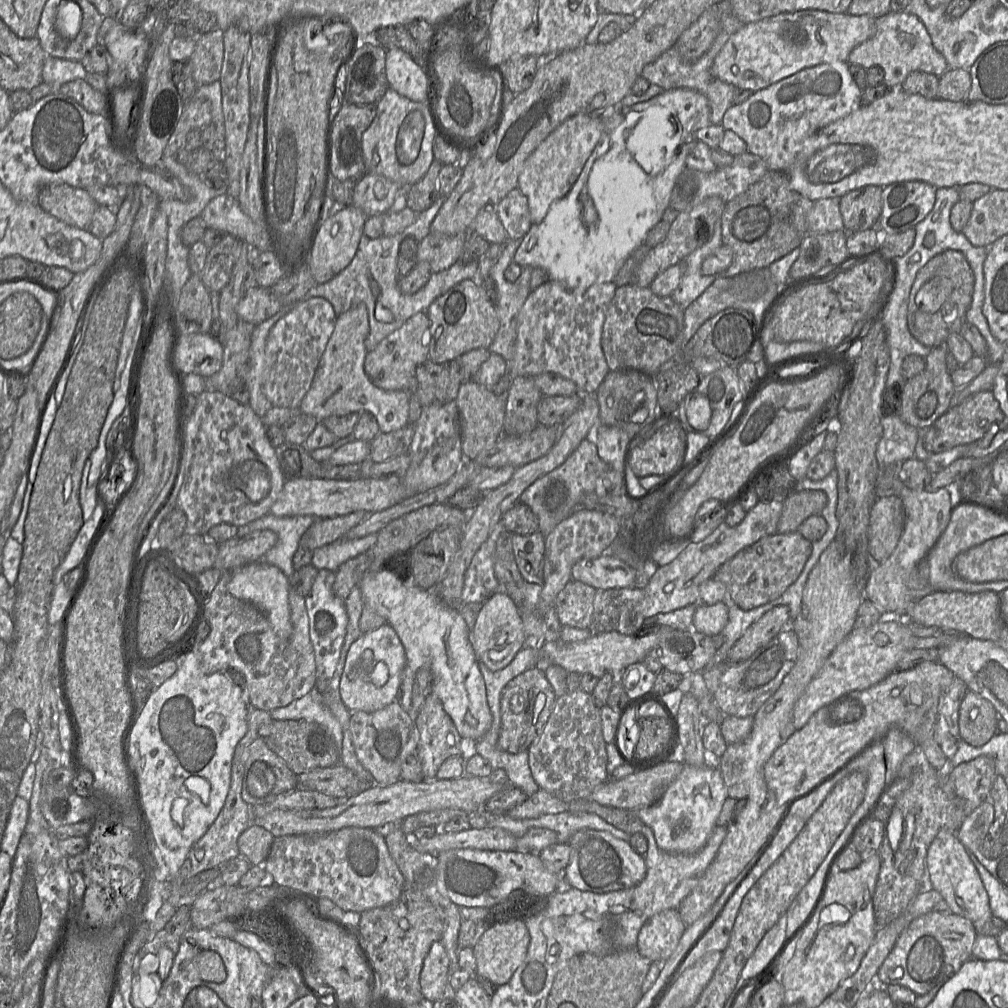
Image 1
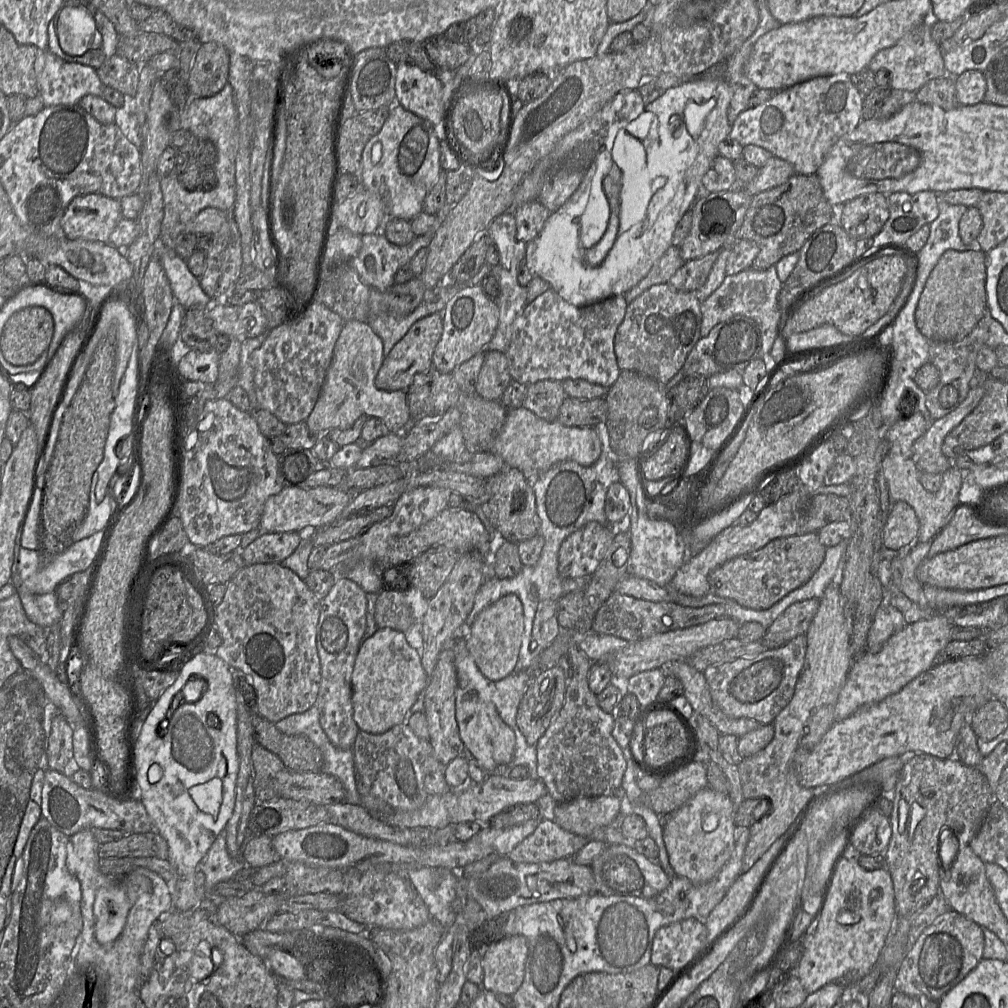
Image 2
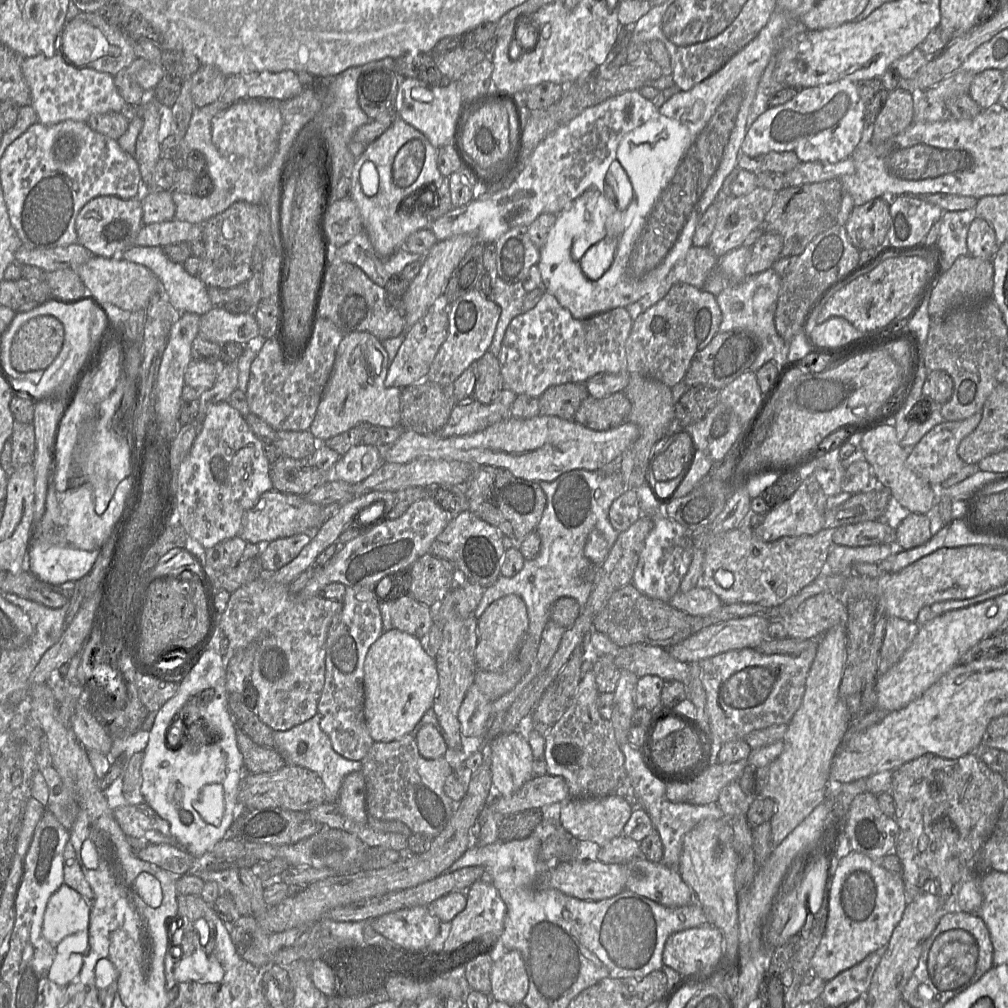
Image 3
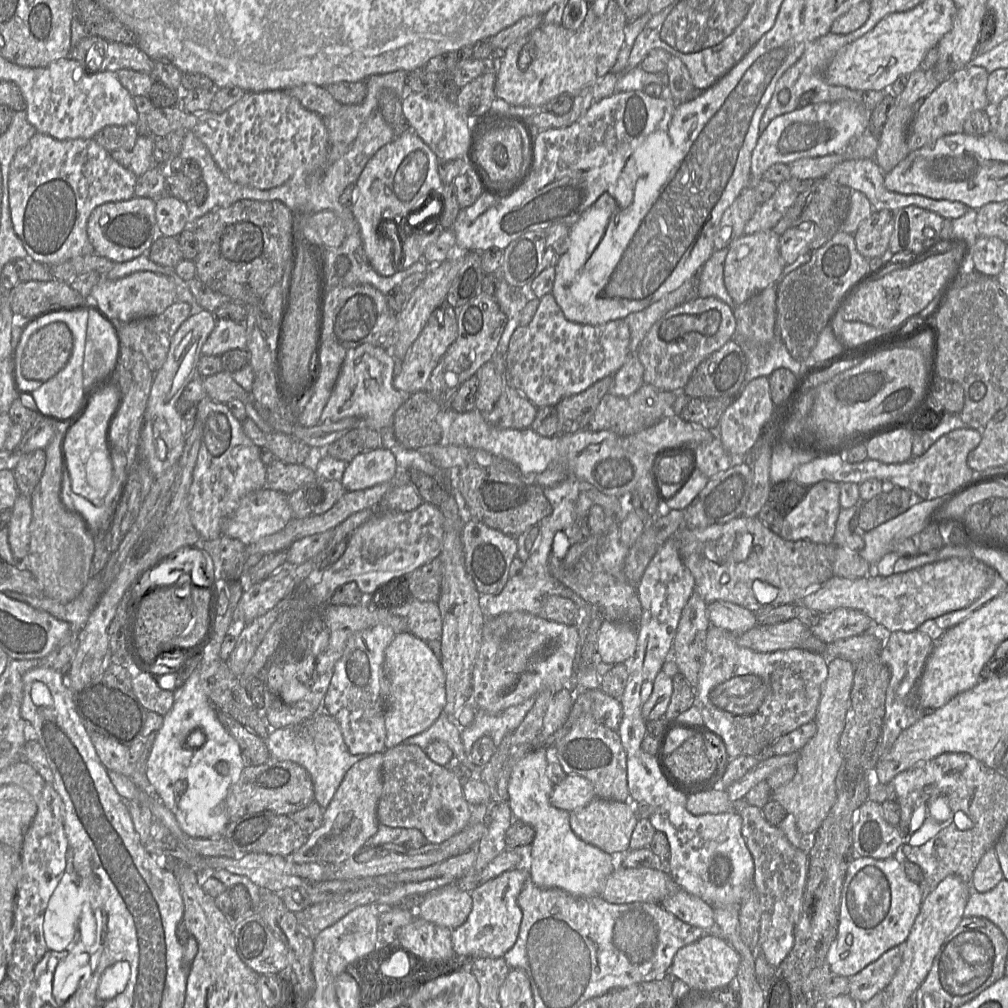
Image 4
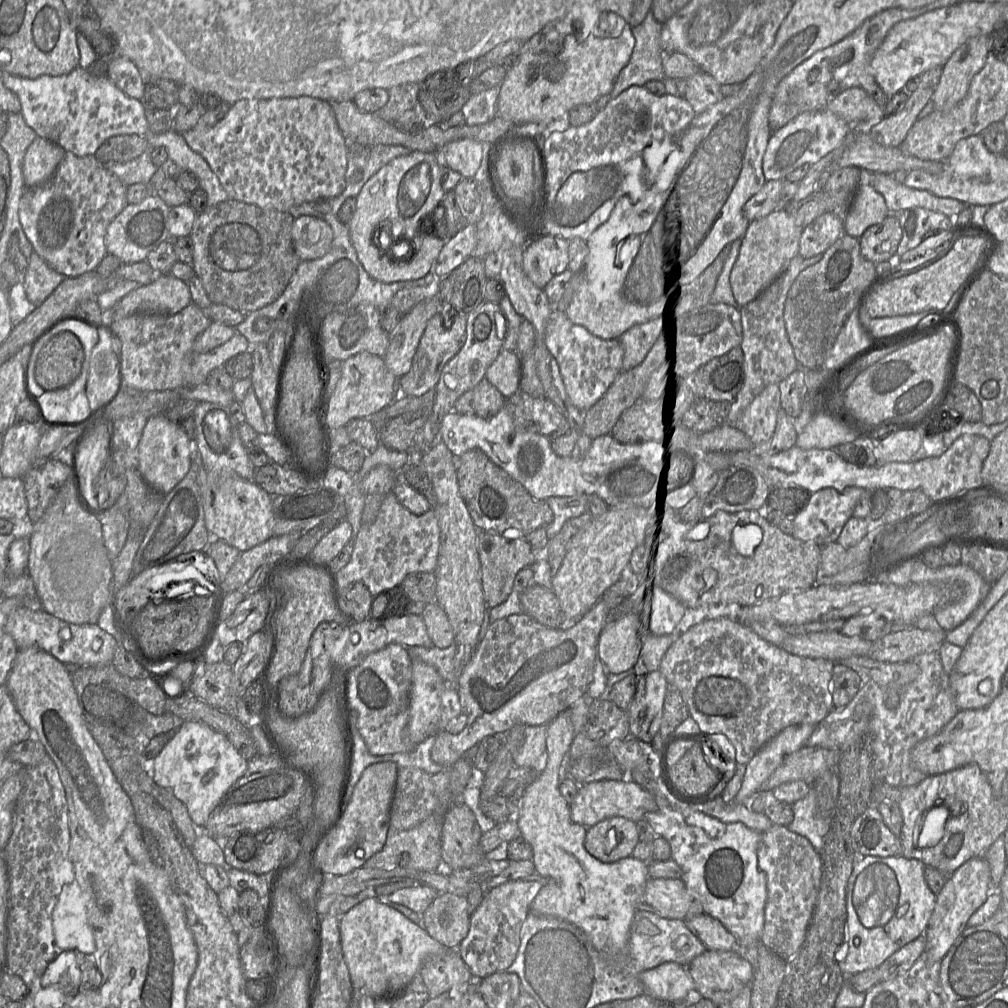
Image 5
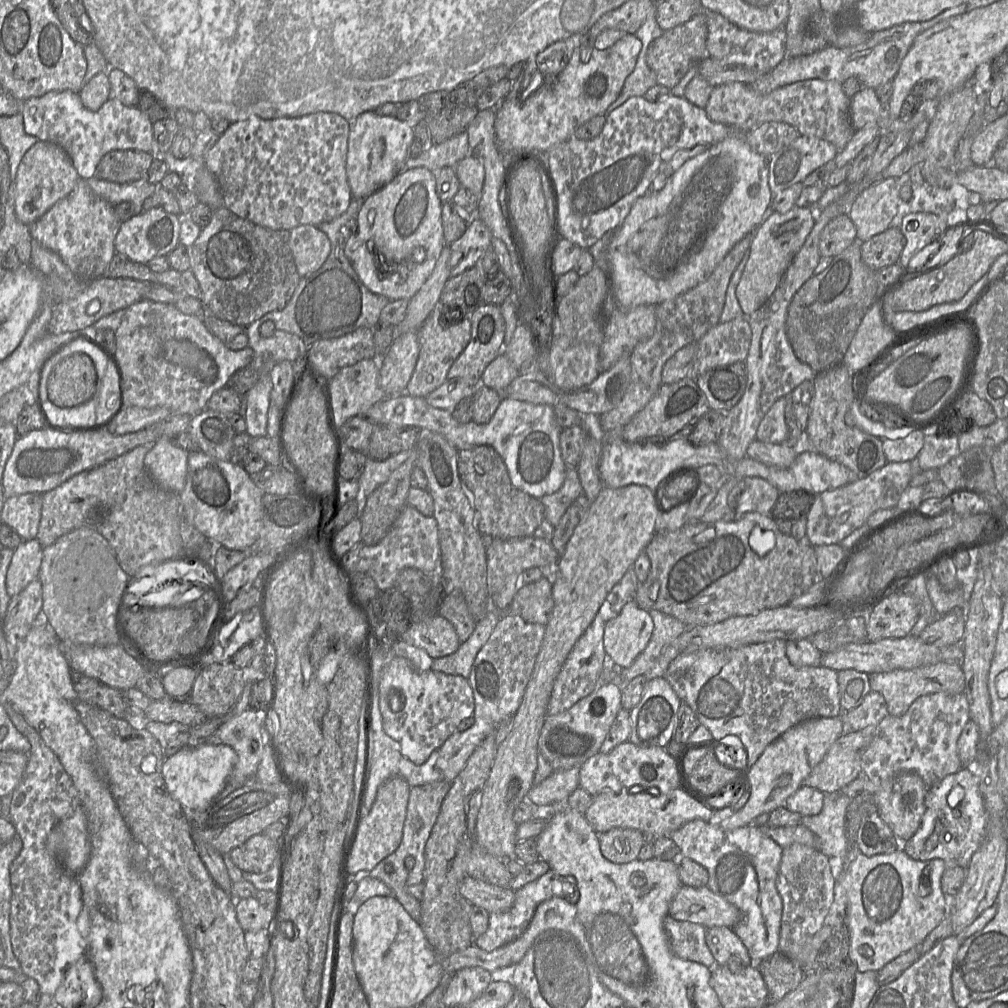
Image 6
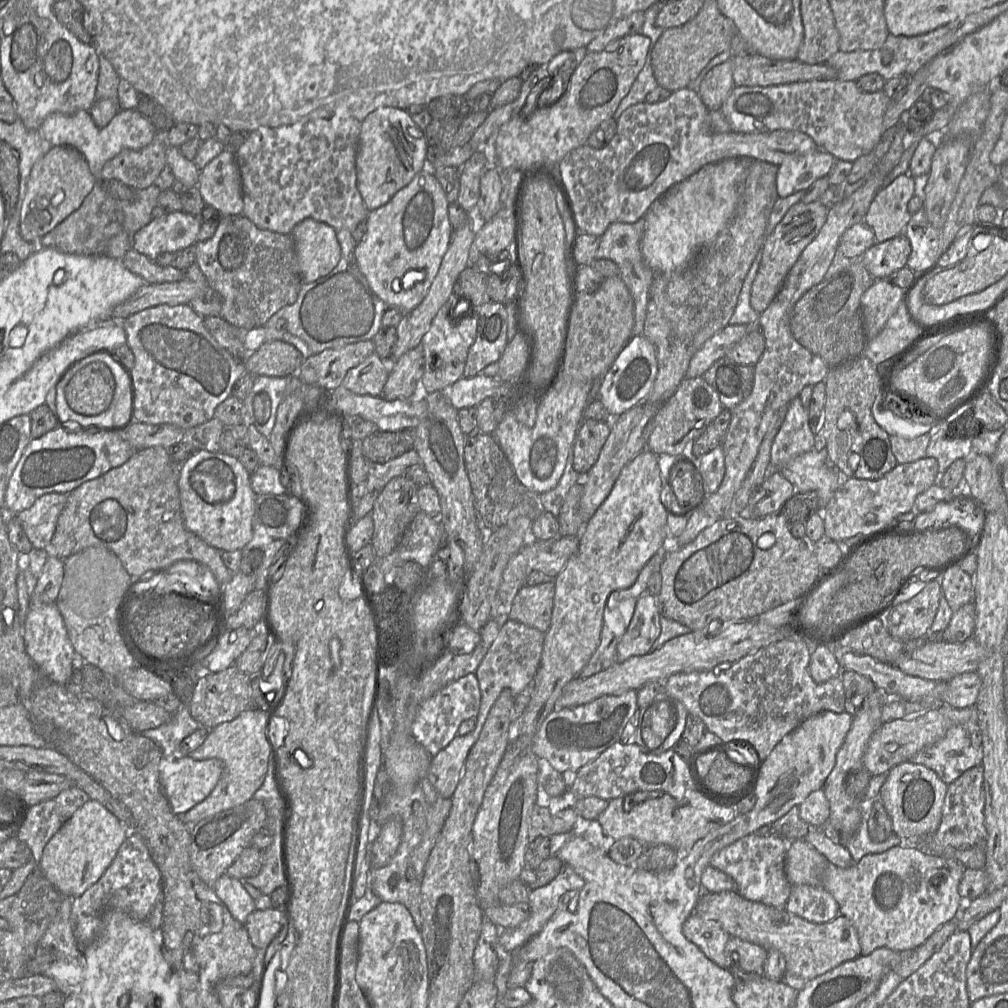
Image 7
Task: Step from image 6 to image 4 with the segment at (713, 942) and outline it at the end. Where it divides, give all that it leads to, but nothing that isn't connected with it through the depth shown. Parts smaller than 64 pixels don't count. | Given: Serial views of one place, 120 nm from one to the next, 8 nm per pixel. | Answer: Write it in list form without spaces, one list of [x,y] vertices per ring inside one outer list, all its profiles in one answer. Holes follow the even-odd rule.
[[[680,889],[660,905],[687,924],[702,928],[706,933],[720,935],[715,926],[713,909],[699,897]]]

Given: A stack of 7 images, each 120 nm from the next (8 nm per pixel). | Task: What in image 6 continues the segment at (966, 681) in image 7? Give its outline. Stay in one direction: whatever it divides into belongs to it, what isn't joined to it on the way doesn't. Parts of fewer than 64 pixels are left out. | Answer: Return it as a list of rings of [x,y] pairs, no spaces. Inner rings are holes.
[[[938,663],[914,669],[898,669],[868,675],[871,690],[883,696],[887,710],[892,716],[901,716],[921,696],[940,692],[958,695],[963,694],[965,689],[964,672],[957,663]]]

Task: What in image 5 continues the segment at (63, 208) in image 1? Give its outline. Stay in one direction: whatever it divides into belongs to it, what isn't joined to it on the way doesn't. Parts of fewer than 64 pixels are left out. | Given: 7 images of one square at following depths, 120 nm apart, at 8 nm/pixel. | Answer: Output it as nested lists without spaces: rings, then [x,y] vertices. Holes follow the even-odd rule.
[[[156,195],[139,204],[128,204],[107,228],[105,243],[108,254],[123,264],[144,262],[147,256],[163,241],[170,240],[168,212],[170,207]]]

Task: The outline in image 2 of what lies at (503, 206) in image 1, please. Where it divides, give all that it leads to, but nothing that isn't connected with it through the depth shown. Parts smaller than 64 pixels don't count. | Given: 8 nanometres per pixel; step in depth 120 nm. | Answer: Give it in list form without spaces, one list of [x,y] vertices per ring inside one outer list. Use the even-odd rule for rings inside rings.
[[[530,201],[516,208],[513,216],[518,238],[526,243],[535,239],[551,214],[539,201]]]

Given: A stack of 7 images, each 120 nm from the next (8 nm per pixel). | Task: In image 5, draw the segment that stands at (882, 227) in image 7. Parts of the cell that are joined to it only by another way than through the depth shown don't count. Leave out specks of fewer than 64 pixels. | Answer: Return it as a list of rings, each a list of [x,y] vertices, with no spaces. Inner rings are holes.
[[[862,182],[844,220],[845,233],[859,239],[867,228],[881,223],[889,213],[883,196],[872,185]]]

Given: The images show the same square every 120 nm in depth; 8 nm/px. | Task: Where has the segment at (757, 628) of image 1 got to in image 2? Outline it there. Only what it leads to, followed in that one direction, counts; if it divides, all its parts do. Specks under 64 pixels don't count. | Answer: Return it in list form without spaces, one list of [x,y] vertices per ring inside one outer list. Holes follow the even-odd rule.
[[[812,598],[789,606],[766,628],[761,643],[772,650],[781,647],[798,635],[805,635],[818,612],[820,599]]]

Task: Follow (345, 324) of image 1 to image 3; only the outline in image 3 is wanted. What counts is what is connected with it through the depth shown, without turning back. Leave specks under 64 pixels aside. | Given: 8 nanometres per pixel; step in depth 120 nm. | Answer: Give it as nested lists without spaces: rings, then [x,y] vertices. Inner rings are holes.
[[[368,332],[344,334],[309,432],[319,442],[324,442],[360,423],[380,428],[400,425],[402,389],[384,385],[389,365],[388,354],[374,335]]]

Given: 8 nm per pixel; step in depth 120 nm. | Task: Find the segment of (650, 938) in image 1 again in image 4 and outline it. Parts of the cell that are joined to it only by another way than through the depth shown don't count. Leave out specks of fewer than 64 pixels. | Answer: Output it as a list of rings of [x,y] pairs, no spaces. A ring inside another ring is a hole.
[[[706,933],[699,940],[677,951],[670,967],[670,975],[683,981],[695,992],[727,990],[735,982],[739,967],[739,955],[721,935]]]

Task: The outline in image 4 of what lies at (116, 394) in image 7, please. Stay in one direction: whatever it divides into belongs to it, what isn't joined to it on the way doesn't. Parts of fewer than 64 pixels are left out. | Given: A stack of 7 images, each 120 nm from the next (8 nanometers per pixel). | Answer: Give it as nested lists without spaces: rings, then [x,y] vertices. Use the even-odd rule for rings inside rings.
[[[86,309],[58,310],[45,313],[27,322],[15,349],[14,381],[19,393],[31,393],[38,413],[46,419],[72,421],[80,412],[85,401],[83,386],[83,363],[89,311]]]

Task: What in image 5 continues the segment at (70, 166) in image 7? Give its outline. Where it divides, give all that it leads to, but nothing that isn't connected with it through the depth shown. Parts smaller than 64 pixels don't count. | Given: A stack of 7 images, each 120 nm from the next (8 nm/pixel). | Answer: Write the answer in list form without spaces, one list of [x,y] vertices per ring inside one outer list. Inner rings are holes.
[[[37,137],[24,156],[22,171],[26,187],[47,183],[62,161],[65,150],[48,140]]]

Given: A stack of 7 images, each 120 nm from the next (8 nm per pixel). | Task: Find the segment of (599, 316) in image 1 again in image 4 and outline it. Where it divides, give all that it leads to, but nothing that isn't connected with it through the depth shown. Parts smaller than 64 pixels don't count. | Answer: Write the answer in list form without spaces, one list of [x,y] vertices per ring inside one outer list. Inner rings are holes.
[[[552,293],[540,298],[536,313],[526,326],[513,332],[505,355],[505,382],[537,407],[555,407],[563,398],[578,394],[595,382],[612,376],[629,358],[631,333],[624,319],[601,325],[581,325],[566,319]]]

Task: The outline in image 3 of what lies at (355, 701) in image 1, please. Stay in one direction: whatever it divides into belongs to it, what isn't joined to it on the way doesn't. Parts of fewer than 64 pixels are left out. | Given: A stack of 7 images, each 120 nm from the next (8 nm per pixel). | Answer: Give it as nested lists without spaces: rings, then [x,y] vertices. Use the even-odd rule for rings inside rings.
[[[398,629],[384,631],[369,648],[364,662],[364,716],[368,731],[375,742],[391,742],[403,737],[414,729],[423,715],[432,708],[439,685],[435,658],[432,658],[423,648],[420,639]]]

